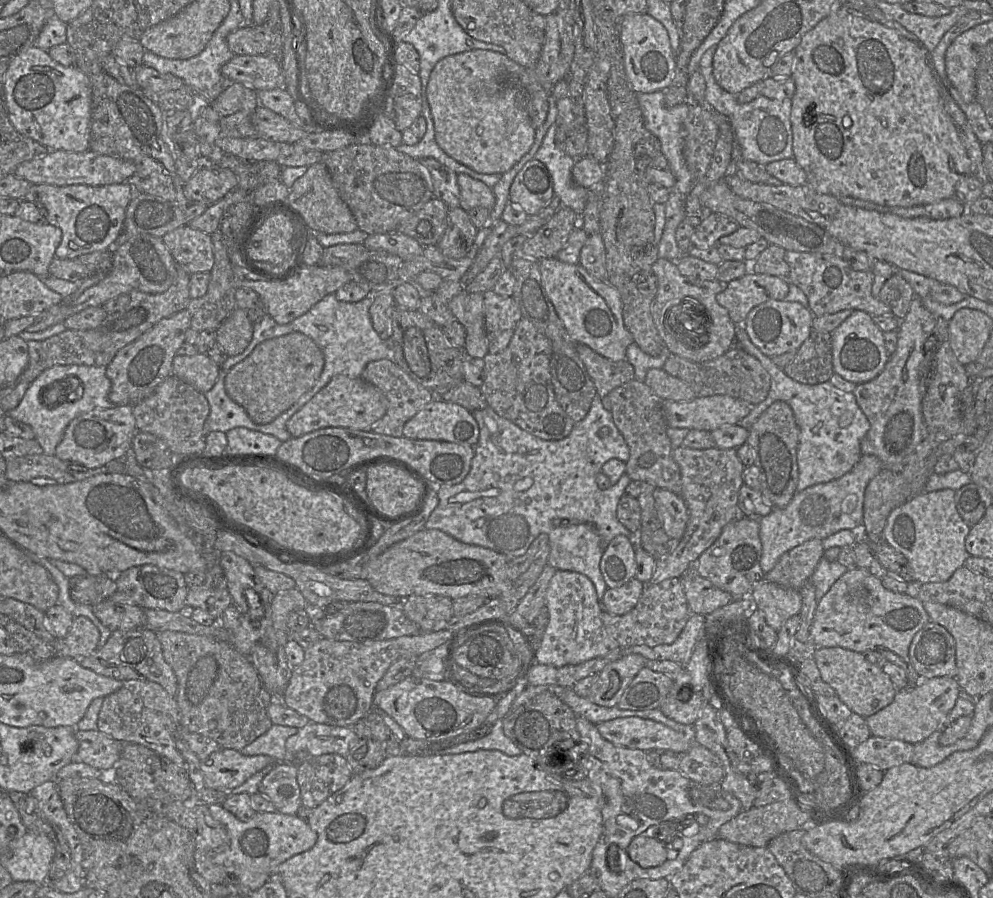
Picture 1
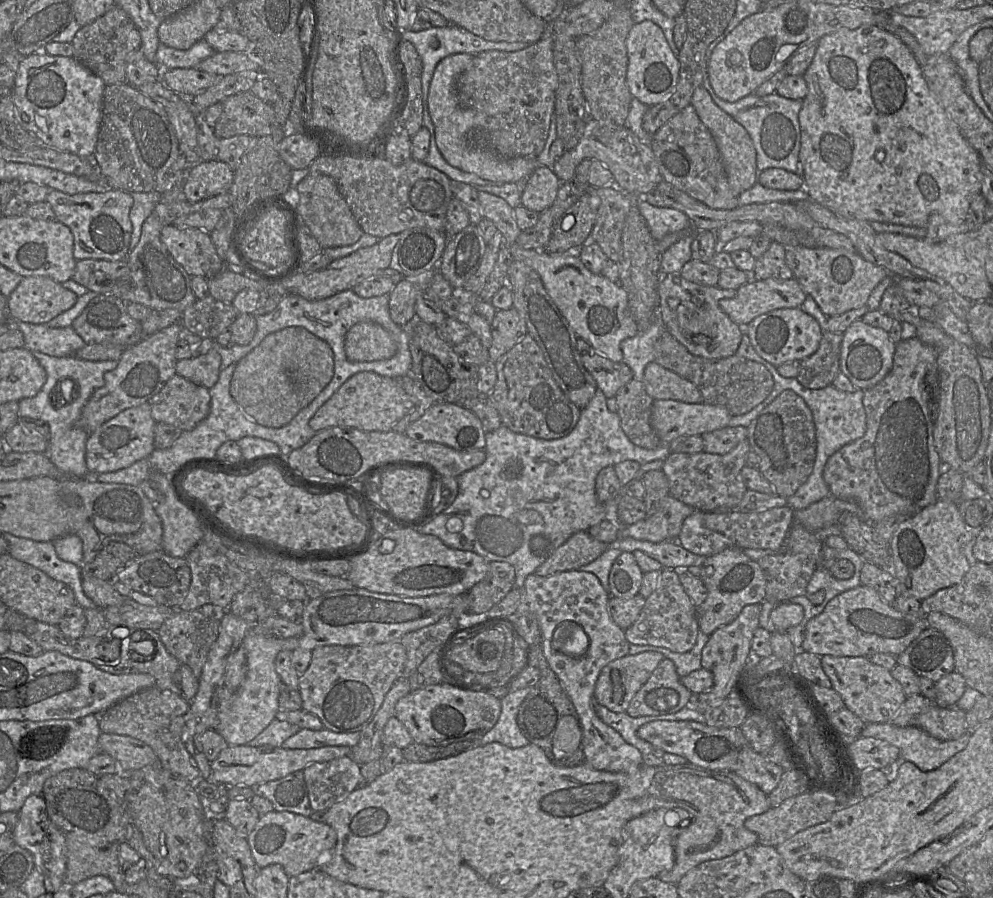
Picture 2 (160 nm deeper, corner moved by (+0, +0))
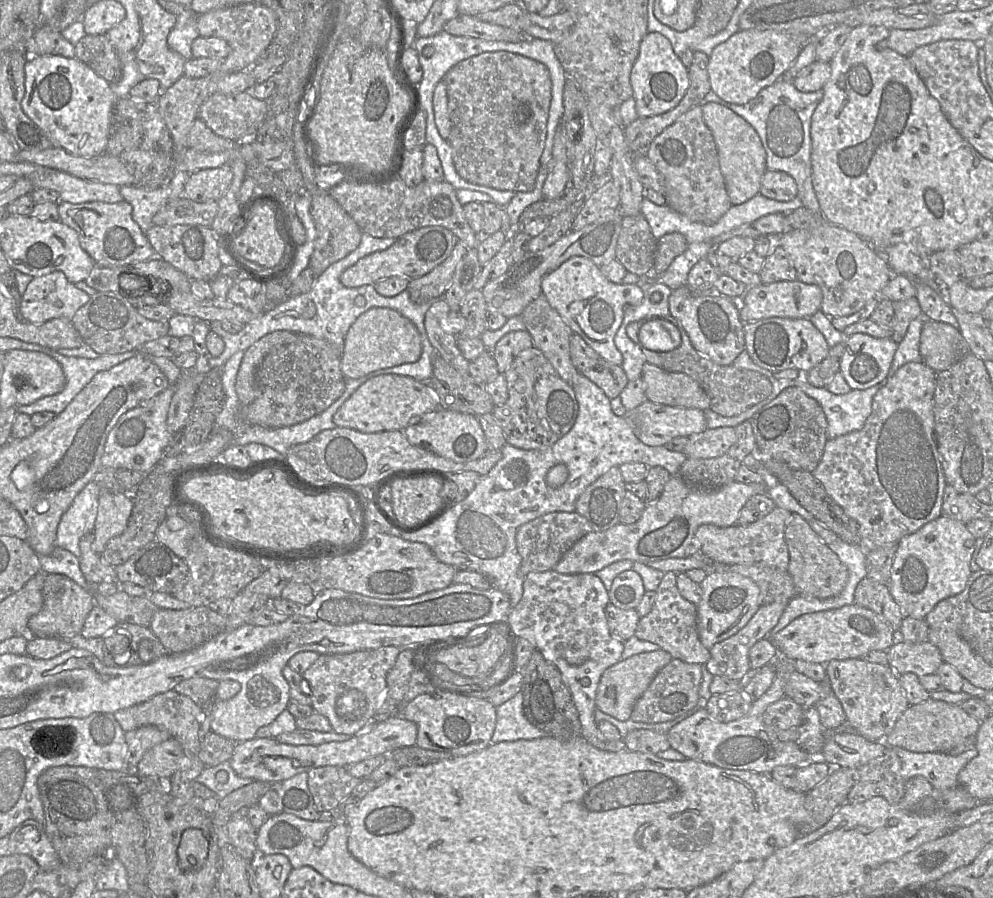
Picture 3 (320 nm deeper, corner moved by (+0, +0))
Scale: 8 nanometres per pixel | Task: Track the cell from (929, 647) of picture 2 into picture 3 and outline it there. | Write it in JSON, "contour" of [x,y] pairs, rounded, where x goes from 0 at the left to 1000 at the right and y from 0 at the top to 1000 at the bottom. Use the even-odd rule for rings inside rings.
{"contour":[[[902,706],[901,716],[893,724],[895,742],[903,749],[920,749],[923,752],[926,761],[938,773],[949,767],[948,756],[945,752],[945,744],[950,737],[946,723],[937,714],[919,716],[910,714],[906,706]]]}

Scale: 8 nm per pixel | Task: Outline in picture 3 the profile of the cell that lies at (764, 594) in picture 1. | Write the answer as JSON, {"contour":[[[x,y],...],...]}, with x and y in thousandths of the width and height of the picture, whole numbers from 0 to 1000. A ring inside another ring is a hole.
{"contour":[[[782,731],[781,752],[776,764],[758,781],[754,793],[749,798],[733,805],[721,804],[715,798],[711,788],[706,788],[679,807],[671,817],[676,833],[692,845],[729,856],[753,857],[768,862],[775,862],[782,853],[806,854],[817,850],[822,843],[809,835],[802,826],[785,825],[781,814],[768,804],[771,788],[792,776],[791,763],[796,749],[801,746],[800,737],[788,731],[787,737],[783,737]]]}

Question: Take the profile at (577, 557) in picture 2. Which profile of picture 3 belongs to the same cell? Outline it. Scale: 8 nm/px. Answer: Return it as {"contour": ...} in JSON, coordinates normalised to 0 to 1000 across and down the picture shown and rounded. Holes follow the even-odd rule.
{"contour":[[[678,529],[669,542],[662,559],[653,560],[646,577],[638,584],[622,582],[609,591],[595,591],[580,604],[564,622],[558,636],[564,639],[600,638],[610,630],[625,624],[653,628],[675,621],[692,621],[705,615],[701,590],[708,584],[723,587],[740,585],[750,560],[761,550],[771,550],[771,538],[745,538],[737,536],[721,545],[702,545],[691,539],[683,529]]]}

